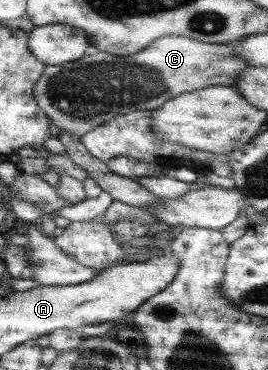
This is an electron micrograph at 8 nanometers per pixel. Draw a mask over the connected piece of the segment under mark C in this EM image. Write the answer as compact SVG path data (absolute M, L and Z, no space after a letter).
M164 36L138 53L114 56L93 50L73 62L44 66L32 87L38 109L49 118L53 130L64 129L78 140L114 115L133 110L152 111L164 102L207 86L228 86L248 68L231 44L206 44L182 36Z

